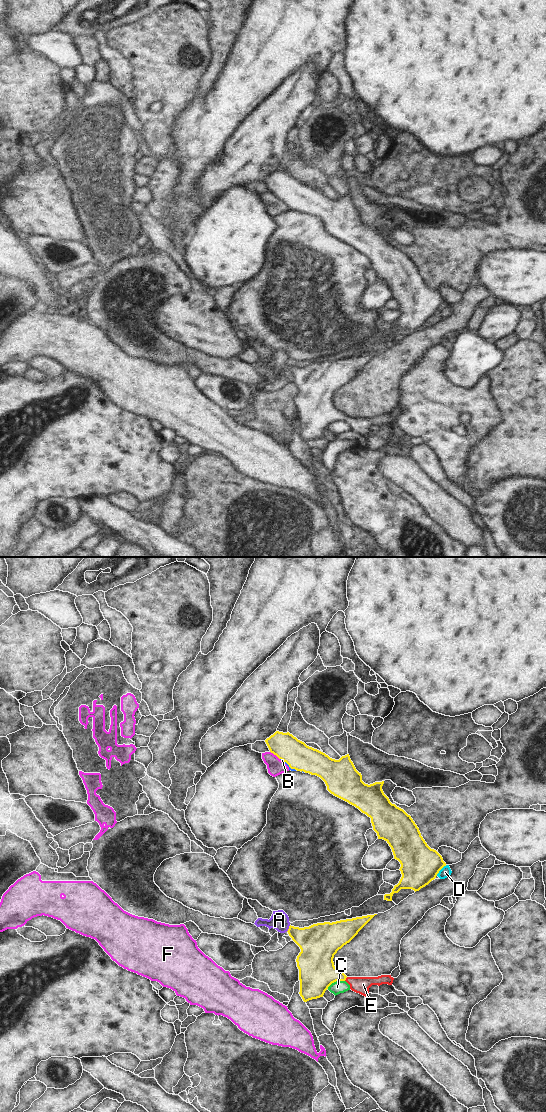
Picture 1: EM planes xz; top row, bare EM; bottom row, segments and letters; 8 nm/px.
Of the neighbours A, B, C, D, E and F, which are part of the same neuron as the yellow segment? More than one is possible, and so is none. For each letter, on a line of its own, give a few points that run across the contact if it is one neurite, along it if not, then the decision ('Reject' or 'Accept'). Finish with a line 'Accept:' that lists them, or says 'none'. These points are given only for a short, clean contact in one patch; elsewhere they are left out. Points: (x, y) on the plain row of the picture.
A: Line: xz (317, 381), (302, 377), (289, 368), (279, 360). Accept
B: Line: xz (299, 196), (296, 196), (288, 204), (282, 200). Accept
C: Line: xz (344, 420), (336, 420), (327, 428). Reject
D: Reject
E: Line: xz (317, 412), (338, 415), (345, 419), (361, 425). Accept
F: Reject
Accept: A, B, E.

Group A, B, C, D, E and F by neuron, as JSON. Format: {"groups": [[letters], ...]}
{"groups": [["A", "B", "E"], ["C"], ["D"], ["F"]]}

